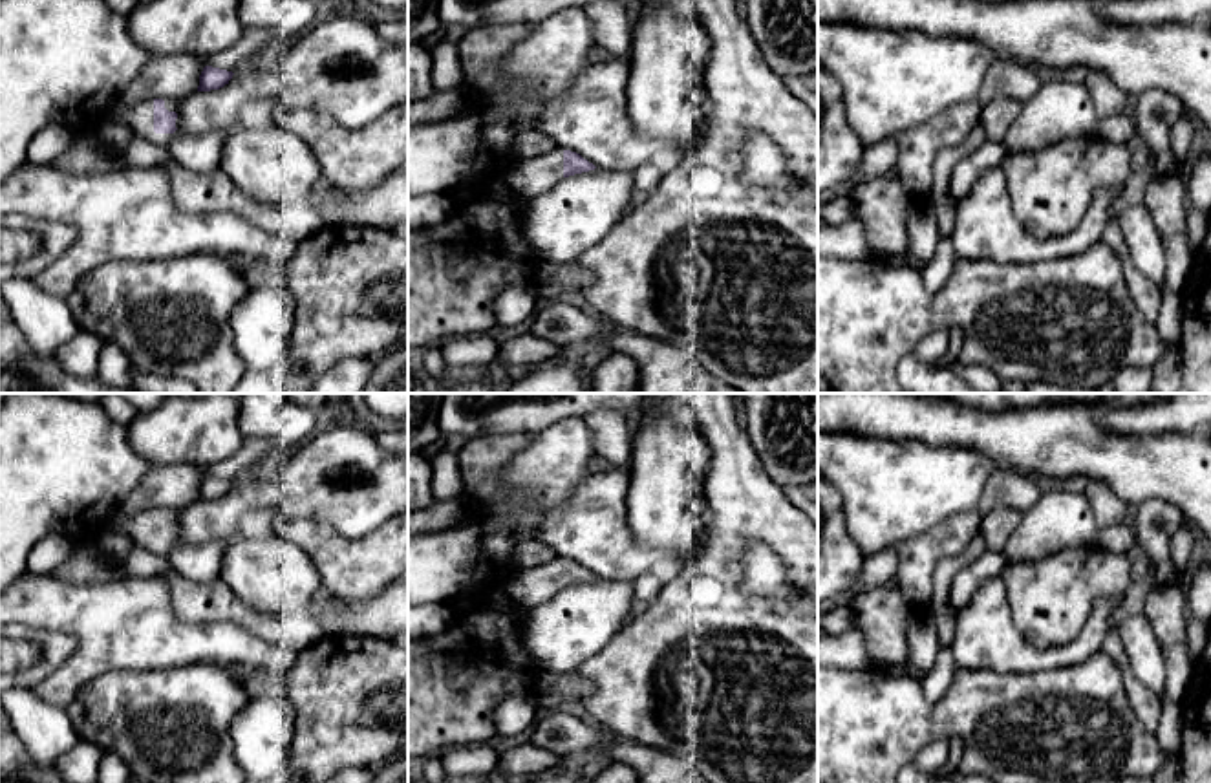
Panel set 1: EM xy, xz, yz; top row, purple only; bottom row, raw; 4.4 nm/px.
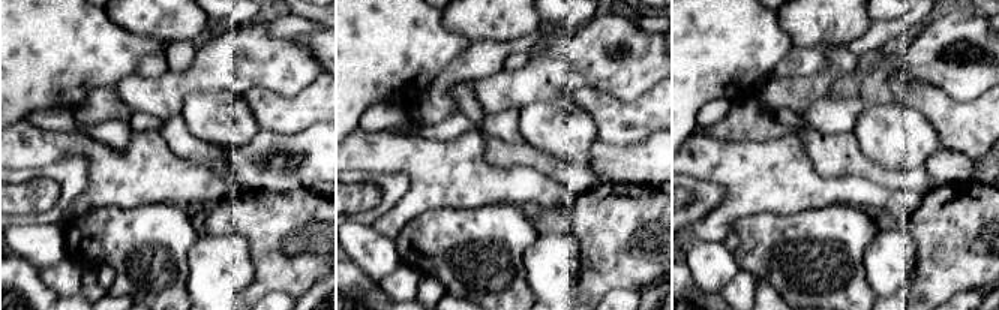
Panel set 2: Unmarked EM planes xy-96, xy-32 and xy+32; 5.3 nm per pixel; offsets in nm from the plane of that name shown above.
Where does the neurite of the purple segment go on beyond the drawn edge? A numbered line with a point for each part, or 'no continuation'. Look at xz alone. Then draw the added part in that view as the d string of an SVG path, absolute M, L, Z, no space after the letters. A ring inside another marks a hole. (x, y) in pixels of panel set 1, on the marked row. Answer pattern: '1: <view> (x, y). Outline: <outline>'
1: xz (533, 176). Outline: M552 146L543 156L514 161L503 174L505 185L525 201L549 192L563 179L563 150Z

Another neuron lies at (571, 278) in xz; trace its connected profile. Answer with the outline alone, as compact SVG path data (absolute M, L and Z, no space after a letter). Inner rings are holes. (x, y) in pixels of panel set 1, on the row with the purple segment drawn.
M574 263L560 265L558 274L545 285L536 287L540 298L556 300L565 293L580 293L593 284L591 273Z

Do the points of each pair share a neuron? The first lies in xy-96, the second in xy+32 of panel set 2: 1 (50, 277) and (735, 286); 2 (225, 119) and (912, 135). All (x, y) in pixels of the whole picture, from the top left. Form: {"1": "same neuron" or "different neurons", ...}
{"1": "same neuron", "2": "same neuron"}

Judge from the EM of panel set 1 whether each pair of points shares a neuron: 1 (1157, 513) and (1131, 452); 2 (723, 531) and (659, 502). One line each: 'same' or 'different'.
1: different
2: different

